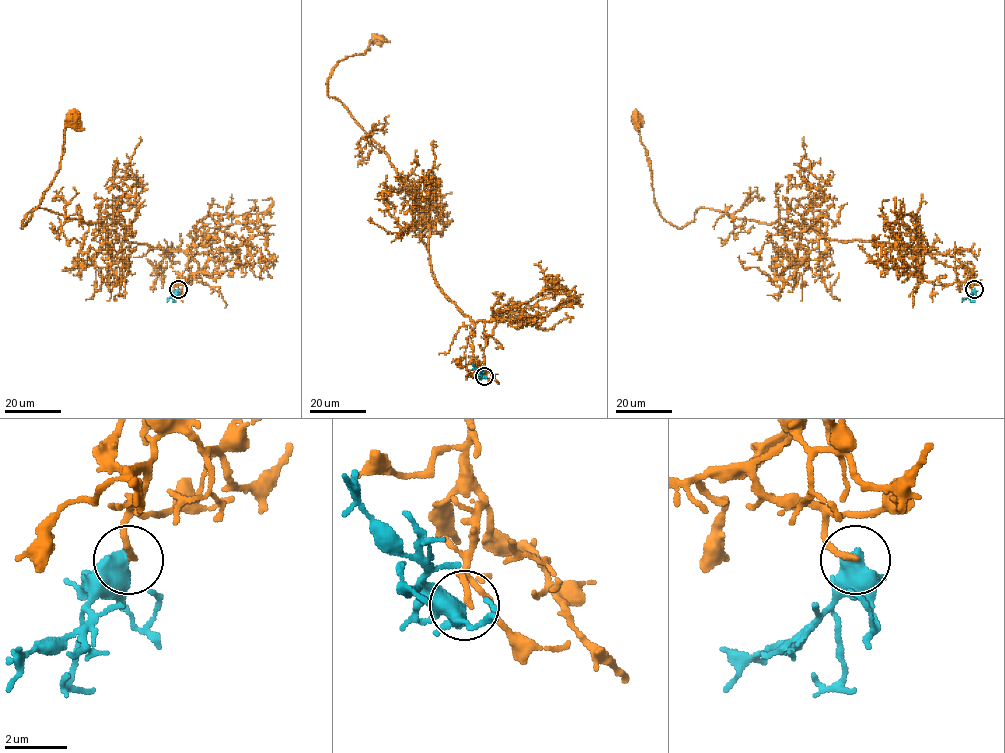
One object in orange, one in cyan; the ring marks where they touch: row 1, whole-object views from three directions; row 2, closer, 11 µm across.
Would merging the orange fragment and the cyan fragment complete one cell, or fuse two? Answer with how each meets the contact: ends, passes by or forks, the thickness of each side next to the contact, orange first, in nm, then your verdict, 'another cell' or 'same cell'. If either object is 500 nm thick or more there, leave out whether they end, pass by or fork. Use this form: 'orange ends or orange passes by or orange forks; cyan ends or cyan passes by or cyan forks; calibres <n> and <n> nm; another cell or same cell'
orange ends; cyan passes by; calibres 180 and 480 nm; same cell

